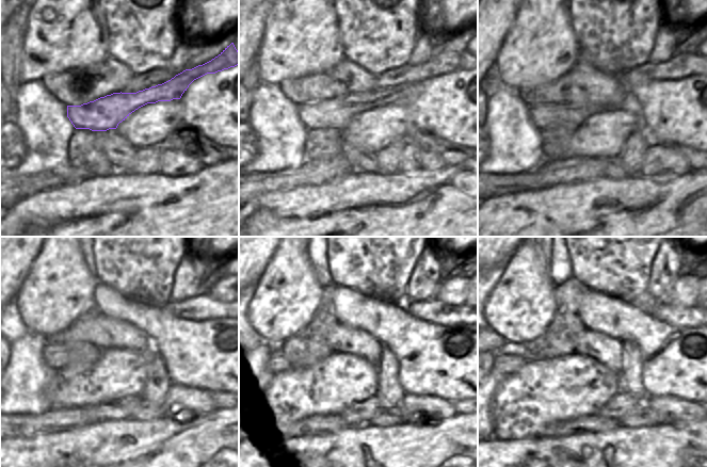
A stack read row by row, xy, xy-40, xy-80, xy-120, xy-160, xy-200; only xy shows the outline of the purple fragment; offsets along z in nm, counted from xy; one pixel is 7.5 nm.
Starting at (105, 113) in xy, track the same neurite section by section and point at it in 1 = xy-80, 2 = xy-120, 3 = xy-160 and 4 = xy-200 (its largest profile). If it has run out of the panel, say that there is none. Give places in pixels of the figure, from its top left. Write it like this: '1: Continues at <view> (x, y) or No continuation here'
1: Continues at xy-80 (571, 116)
2: Continues at xy-120 (57, 357)
3: Continues at xy-160 (277, 361)
4: Continues at xy-200 (503, 365).

